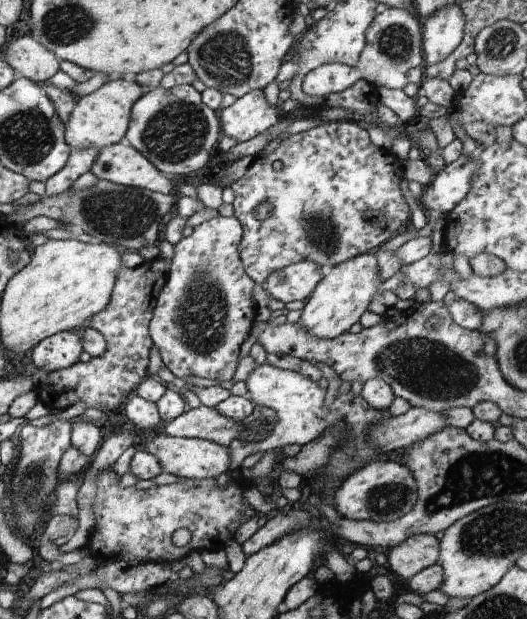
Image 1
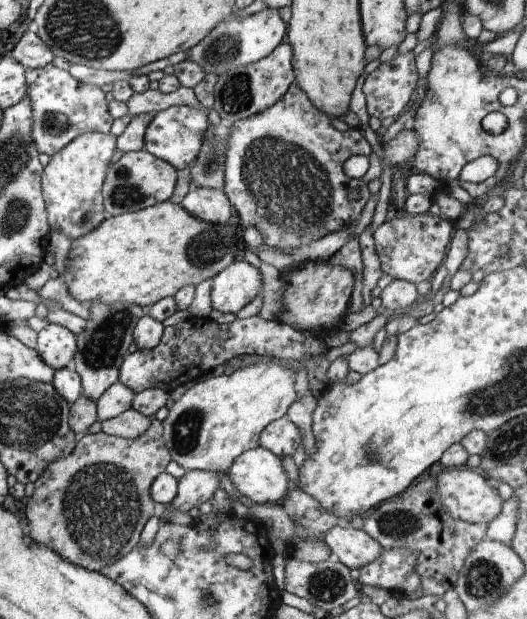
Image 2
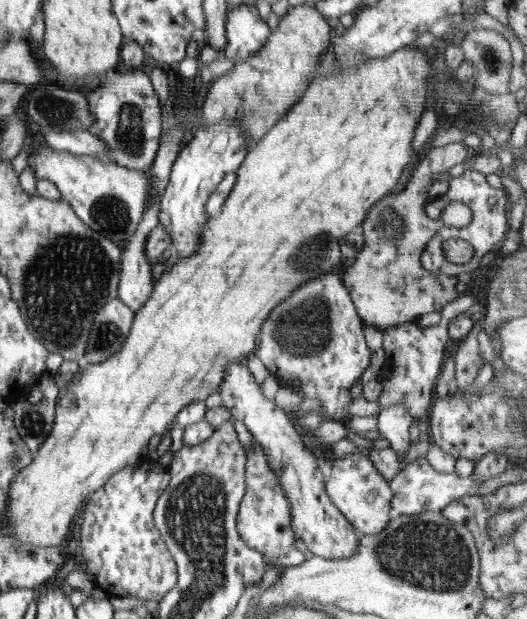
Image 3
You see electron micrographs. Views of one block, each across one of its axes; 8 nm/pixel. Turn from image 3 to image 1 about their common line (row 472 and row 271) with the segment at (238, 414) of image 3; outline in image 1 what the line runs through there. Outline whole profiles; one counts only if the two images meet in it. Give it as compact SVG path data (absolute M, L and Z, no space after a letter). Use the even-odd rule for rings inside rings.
M300 261L273 272L264 284L269 296L282 302L306 301L322 280L322 266L314 261Z

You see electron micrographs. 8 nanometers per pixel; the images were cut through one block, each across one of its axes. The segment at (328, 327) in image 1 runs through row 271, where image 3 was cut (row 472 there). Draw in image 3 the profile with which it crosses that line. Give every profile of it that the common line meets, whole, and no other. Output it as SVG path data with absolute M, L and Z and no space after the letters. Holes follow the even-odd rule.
M346 454L344 458L334 458L332 462L330 480L324 482L326 494L338 507L338 510L351 522L359 535L378 535L382 528L388 526L393 513L390 502L393 492L390 484L378 472L373 462L366 456Z

